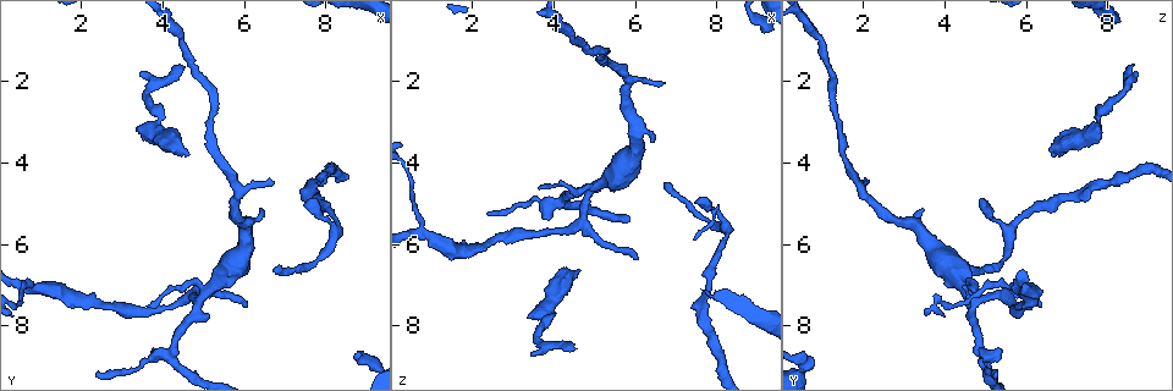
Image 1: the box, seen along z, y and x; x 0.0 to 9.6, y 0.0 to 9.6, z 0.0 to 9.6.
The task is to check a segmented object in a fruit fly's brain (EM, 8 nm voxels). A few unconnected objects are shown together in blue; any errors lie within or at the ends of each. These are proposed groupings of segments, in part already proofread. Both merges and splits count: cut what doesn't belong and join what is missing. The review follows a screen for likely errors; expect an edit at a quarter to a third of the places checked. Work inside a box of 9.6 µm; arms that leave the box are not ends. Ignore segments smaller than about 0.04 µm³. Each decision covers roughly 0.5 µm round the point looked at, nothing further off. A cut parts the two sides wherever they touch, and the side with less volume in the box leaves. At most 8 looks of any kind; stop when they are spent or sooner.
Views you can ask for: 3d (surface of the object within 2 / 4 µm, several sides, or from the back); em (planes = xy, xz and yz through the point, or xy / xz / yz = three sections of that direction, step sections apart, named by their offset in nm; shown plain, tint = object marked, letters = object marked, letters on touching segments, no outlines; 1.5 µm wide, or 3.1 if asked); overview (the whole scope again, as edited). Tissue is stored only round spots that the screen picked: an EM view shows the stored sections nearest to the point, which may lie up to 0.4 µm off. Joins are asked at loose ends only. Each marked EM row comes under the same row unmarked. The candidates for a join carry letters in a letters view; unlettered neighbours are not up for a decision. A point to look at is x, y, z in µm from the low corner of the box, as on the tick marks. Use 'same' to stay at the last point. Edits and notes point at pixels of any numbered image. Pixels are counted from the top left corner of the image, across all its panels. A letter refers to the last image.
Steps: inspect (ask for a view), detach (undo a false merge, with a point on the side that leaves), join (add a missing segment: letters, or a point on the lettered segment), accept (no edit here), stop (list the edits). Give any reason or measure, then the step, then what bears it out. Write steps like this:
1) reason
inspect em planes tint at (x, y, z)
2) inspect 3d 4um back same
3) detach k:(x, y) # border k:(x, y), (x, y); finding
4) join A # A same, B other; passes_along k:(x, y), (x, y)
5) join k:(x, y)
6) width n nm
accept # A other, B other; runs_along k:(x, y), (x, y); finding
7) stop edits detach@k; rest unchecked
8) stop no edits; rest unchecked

an open end
inspect em yz step 8 letters at (7.55, 4.90, 4.95)

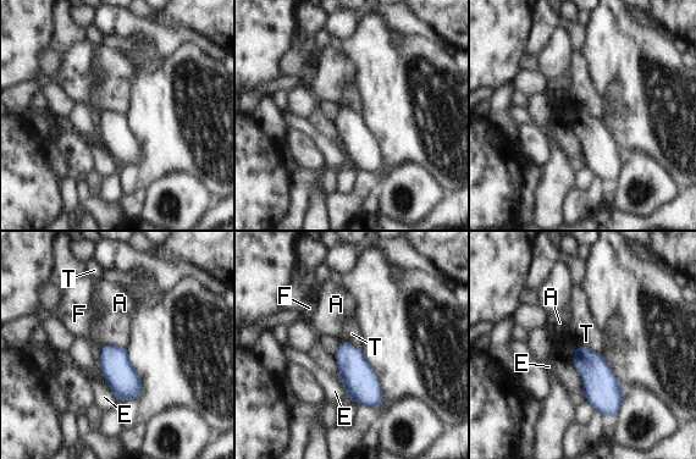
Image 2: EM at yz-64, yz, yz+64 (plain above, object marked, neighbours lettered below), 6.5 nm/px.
another direction
inspect em planes letters same

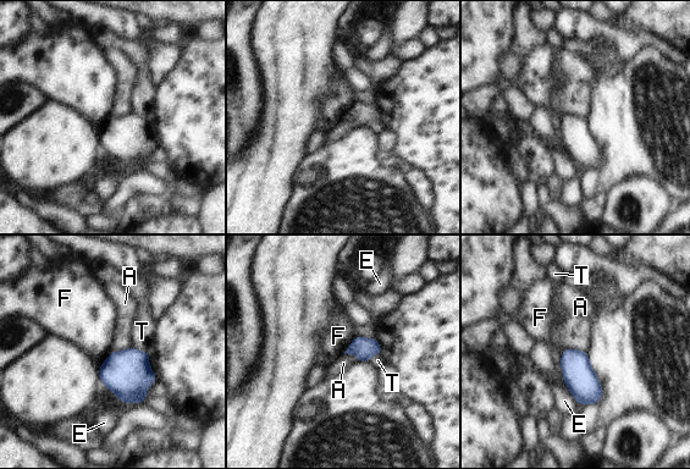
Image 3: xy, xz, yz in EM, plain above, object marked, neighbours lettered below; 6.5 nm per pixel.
width 150 nm; longest_contact A 160 nm
accept # A other, E other, F other, T other; no lettered segment goes on from it

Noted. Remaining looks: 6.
free end
inspect em planes letters at (6.85, 6.60, 4.45)

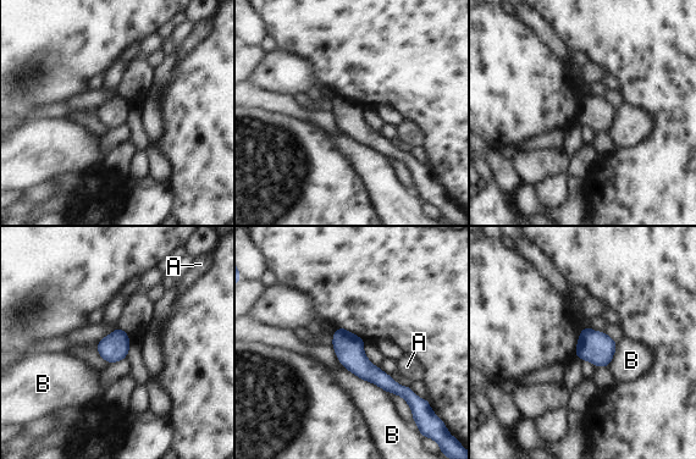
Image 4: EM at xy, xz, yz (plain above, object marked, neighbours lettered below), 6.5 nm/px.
accept # A other, B other; border 4:(346, 368), (386, 391); none of them fits

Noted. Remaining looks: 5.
thin end
inspect em planes letters at (6.10, 7.55, 6.40)

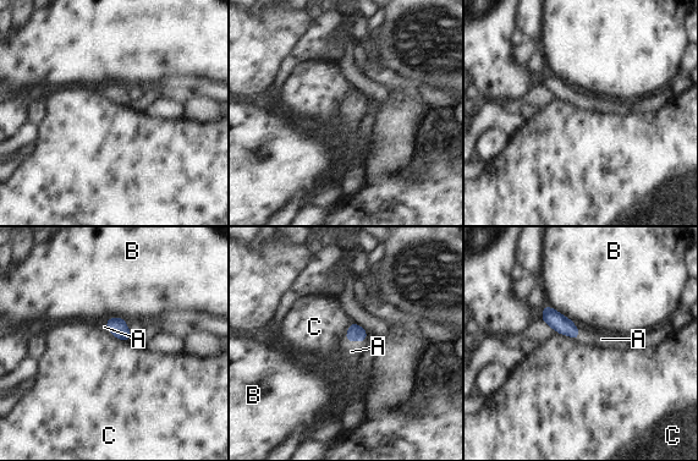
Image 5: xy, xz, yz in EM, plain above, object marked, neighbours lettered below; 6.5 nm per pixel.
longest_contact B 190 nm
join 5:(351, 351) # A same, B other, C other; passes_along 5:(355, 333), (353, 340), (351, 351); it goes on there

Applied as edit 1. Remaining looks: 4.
stop edits join@5; rest unchecked

